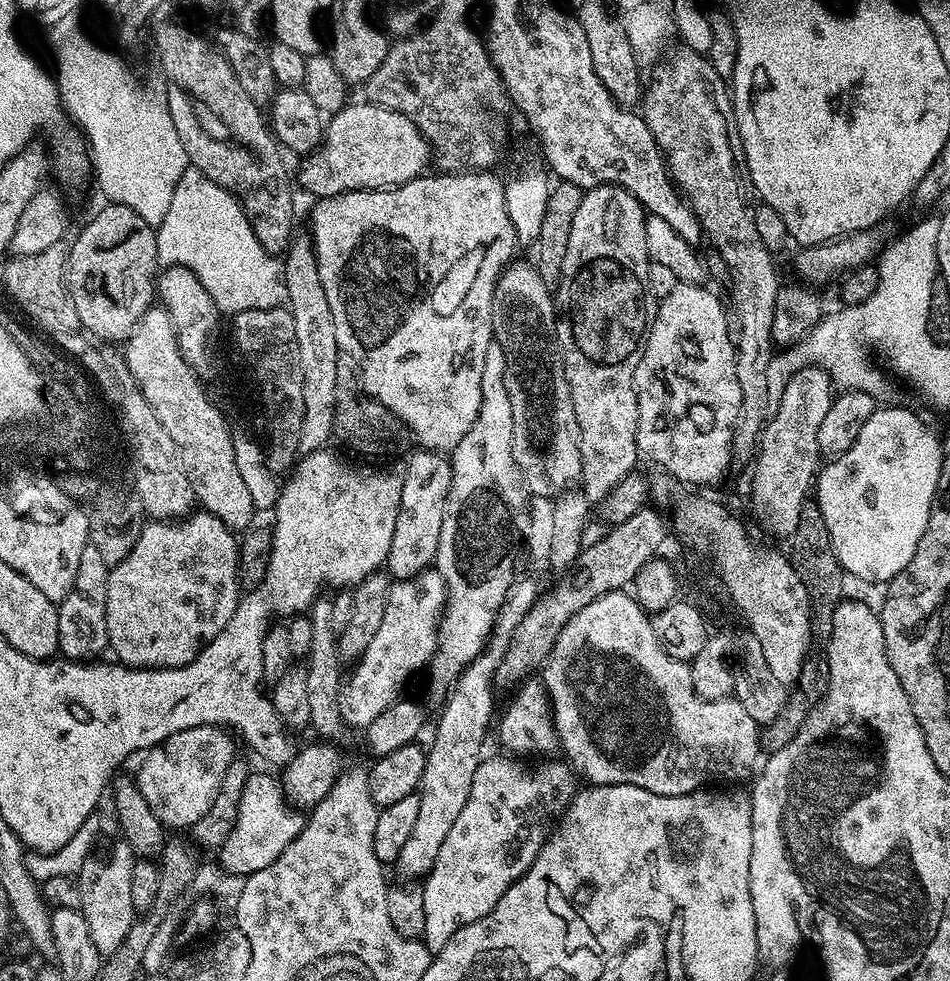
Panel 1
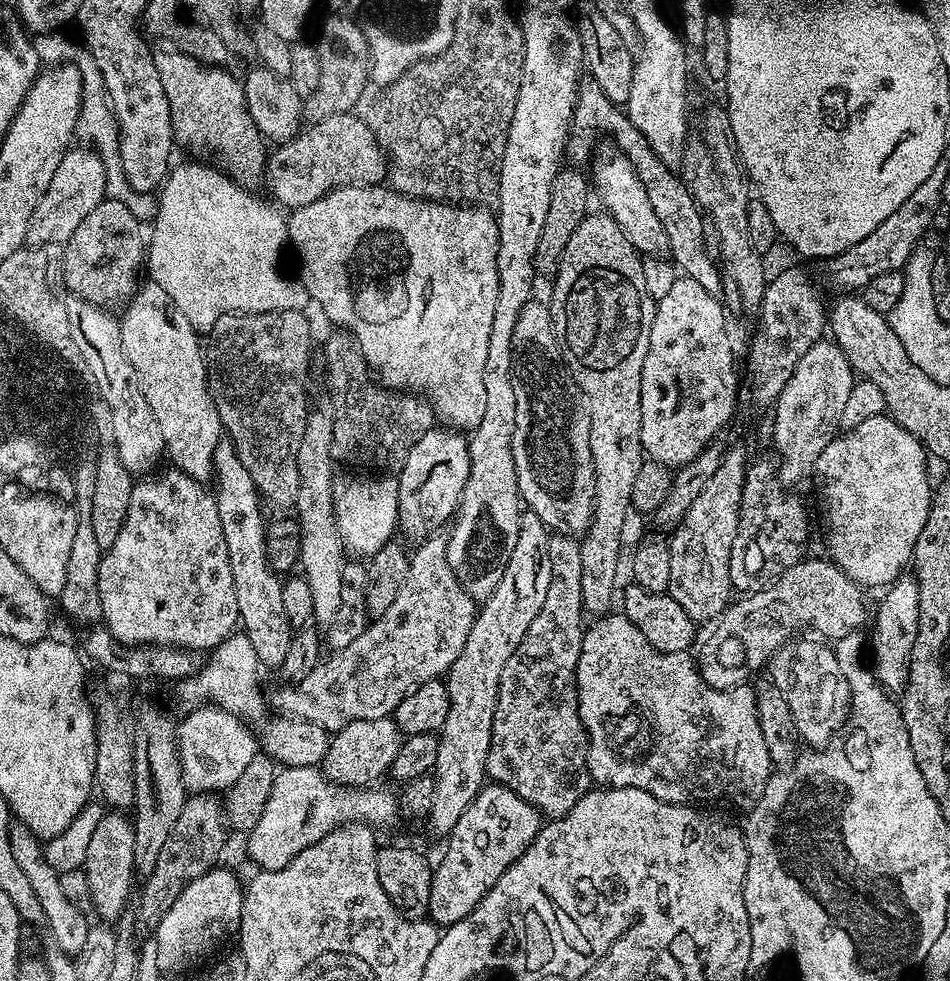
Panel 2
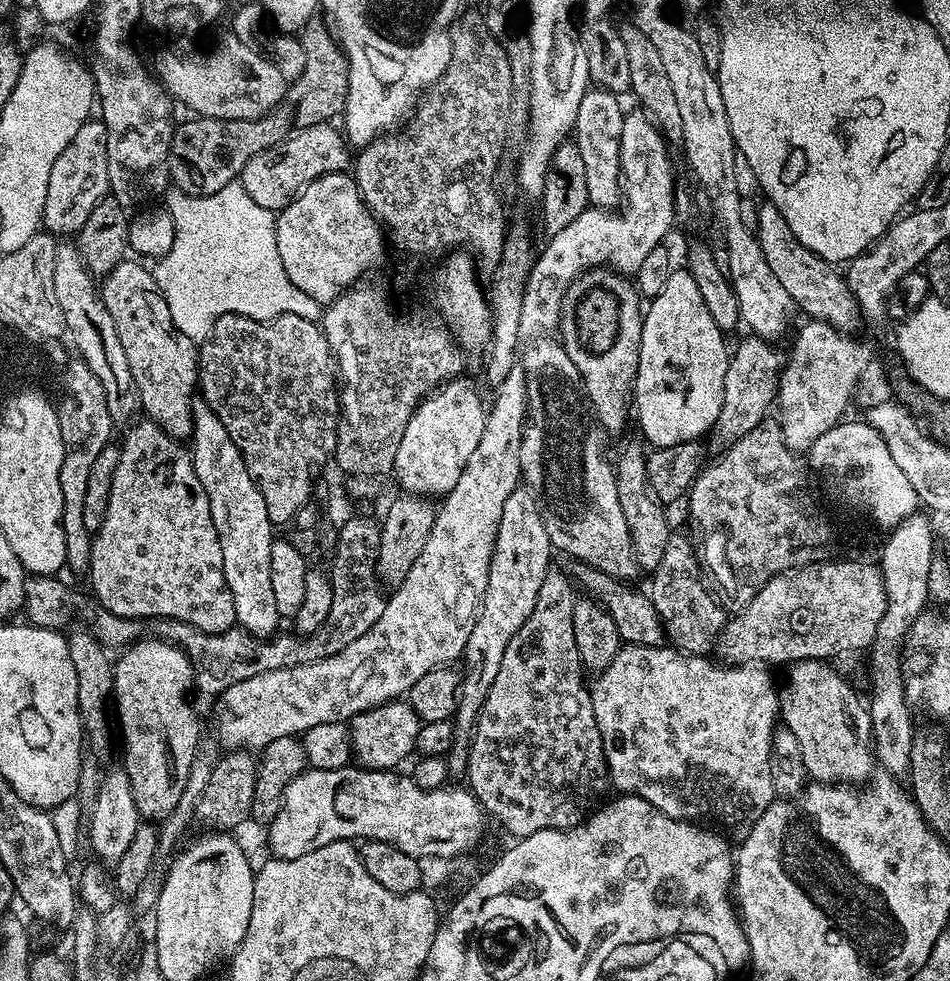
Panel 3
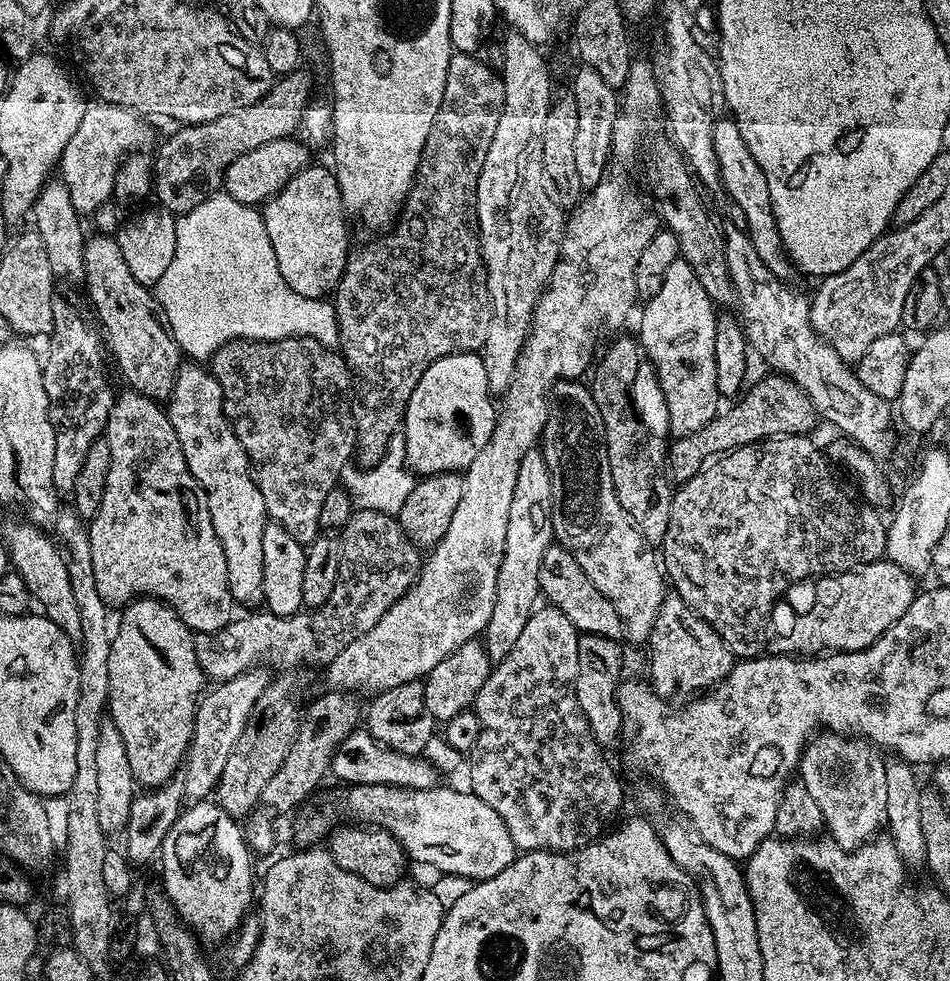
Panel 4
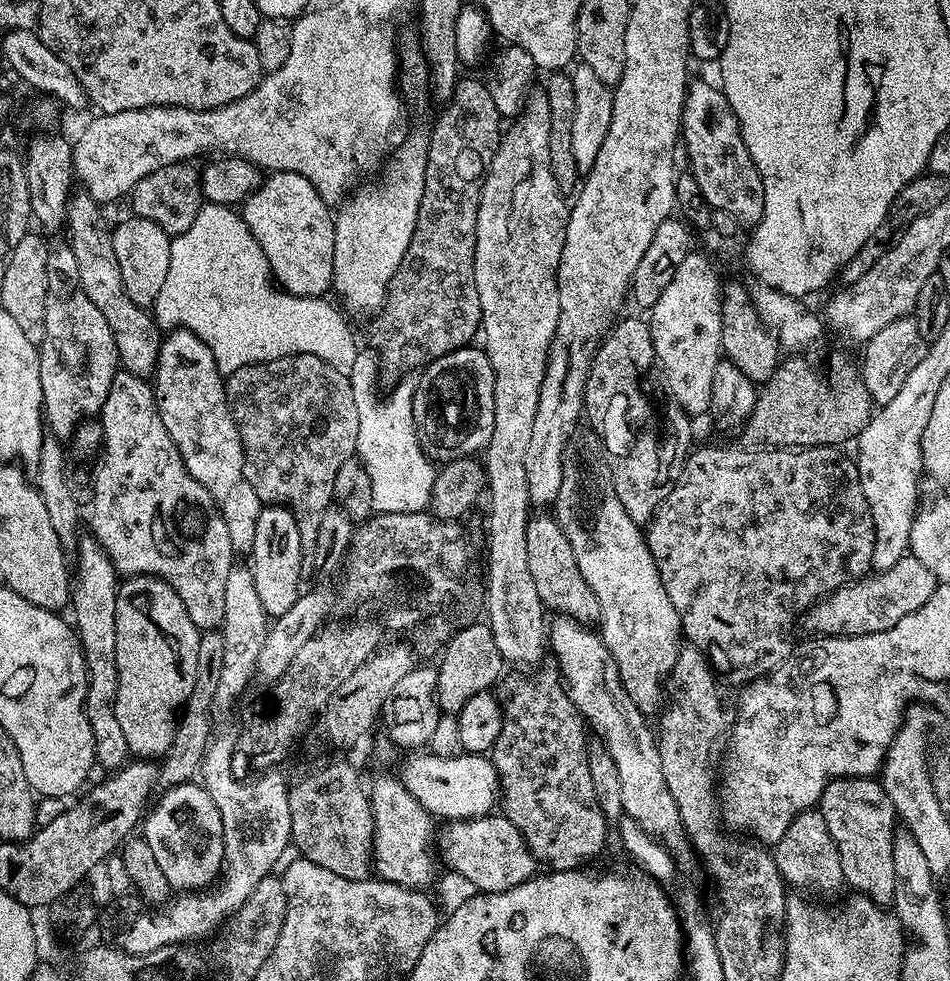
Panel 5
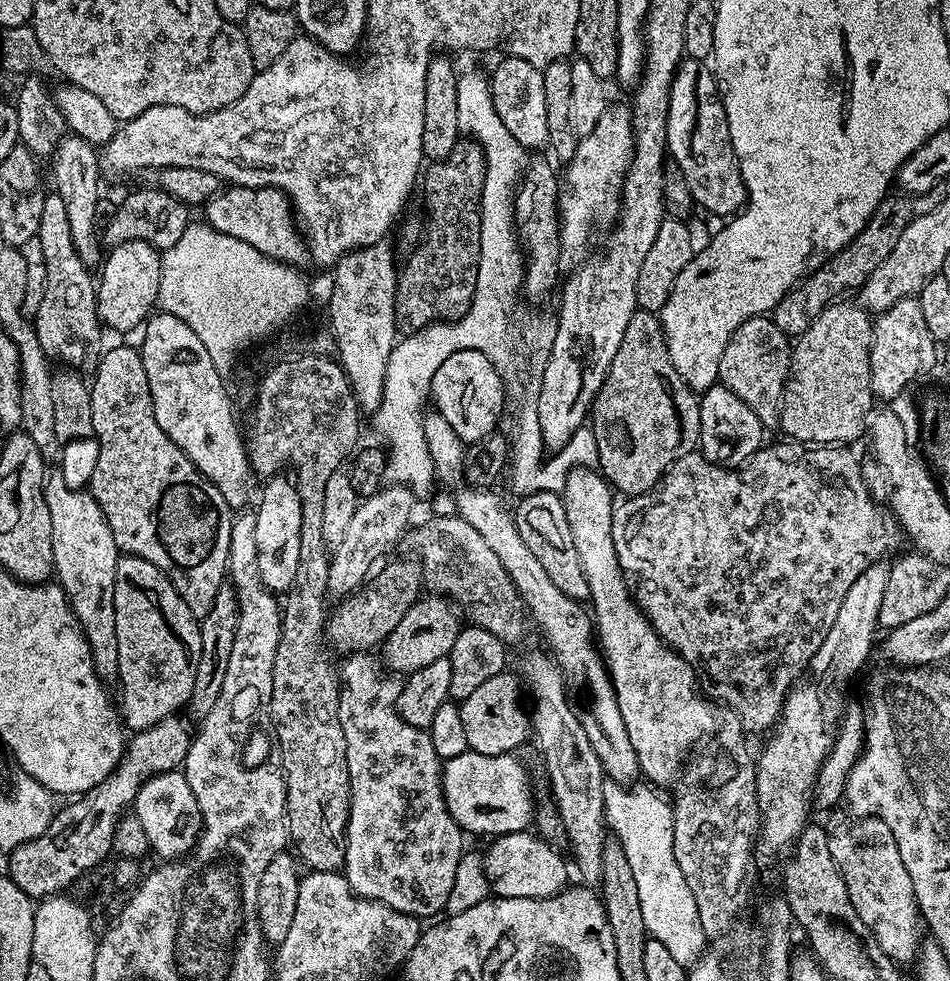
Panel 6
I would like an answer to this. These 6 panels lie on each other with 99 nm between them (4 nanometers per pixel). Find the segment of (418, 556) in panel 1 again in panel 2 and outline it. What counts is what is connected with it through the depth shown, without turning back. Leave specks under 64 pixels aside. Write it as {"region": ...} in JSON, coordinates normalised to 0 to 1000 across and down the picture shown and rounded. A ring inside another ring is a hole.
{"region":[[[457,434],[427,463],[427,471],[419,482],[419,524],[421,532],[419,535],[422,543],[434,549],[434,552],[441,552],[458,546],[464,541],[463,538],[473,533],[480,525],[480,517],[484,515],[486,499],[495,487],[495,463],[493,462],[492,443],[485,442],[480,438],[468,438],[466,435]]]}

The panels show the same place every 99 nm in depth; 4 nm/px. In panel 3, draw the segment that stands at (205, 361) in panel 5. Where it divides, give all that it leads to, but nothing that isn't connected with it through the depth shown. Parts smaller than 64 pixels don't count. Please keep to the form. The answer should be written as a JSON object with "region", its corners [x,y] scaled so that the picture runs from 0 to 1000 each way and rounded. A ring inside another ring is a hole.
{"region":[[[214,406],[202,410],[202,443],[200,445],[202,462],[202,478],[208,483],[208,491],[217,499],[221,508],[221,524],[225,528],[225,536],[229,540],[229,548],[234,557],[234,577],[238,585],[238,597],[242,597],[242,606],[246,610],[246,626],[248,636],[258,640],[264,648],[287,647],[297,629],[293,626],[293,617],[288,614],[288,600],[284,593],[284,557],[288,549],[288,535],[280,524],[280,512],[276,512],[276,504],[263,487],[263,479],[259,479],[259,471],[246,455],[246,446],[238,442],[238,434],[234,434],[234,426],[229,426],[226,416],[222,416]]]}

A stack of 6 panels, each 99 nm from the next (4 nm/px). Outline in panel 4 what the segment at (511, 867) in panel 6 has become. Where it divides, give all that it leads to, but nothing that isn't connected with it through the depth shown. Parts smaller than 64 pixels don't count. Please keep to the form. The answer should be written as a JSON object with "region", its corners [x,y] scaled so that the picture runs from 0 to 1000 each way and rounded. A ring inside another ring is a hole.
{"region":[[[372,799],[357,804],[358,812],[354,820],[362,828],[372,828],[375,832],[383,832],[382,839],[387,842],[405,844],[425,864],[431,878],[452,881],[460,885],[460,890],[482,891],[491,896],[504,899],[520,895],[520,891],[528,891],[533,883],[543,877],[545,866],[537,854],[537,846],[533,846],[533,838],[507,813],[497,806],[483,807],[480,803],[416,803],[405,799]]]}

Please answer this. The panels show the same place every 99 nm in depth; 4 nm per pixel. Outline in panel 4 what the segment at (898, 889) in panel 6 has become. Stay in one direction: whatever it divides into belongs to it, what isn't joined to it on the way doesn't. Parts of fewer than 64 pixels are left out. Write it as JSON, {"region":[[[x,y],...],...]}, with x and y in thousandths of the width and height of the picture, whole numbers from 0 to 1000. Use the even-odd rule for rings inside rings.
{"region":[[[859,748],[846,760],[840,780],[841,798],[853,805],[857,818],[861,818],[861,826],[865,826],[866,843],[873,848],[875,856],[893,869],[900,869],[908,860],[915,859],[923,851],[922,848],[933,840],[933,775],[915,755],[898,752],[893,748]]]}

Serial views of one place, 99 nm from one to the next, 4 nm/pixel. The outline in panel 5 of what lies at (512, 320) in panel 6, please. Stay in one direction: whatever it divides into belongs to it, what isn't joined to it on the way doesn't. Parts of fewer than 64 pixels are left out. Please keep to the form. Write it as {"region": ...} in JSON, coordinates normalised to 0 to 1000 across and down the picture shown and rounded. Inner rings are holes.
{"region":[[[381,357],[377,365],[373,365],[373,377],[366,383],[373,398],[373,414],[377,414],[375,465],[389,485],[389,499],[394,503],[392,520],[396,524],[444,522],[454,515],[461,477],[455,466],[447,463],[438,441],[436,402],[439,388],[422,386],[425,388],[405,408],[399,408],[396,405],[396,375],[397,364],[391,358]]]}

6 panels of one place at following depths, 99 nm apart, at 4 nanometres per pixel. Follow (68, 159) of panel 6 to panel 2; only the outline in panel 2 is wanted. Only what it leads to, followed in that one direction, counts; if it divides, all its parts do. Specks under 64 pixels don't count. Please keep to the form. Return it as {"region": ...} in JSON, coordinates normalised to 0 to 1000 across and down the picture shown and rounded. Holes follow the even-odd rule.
{"region":[[[159,287],[144,293],[129,318],[131,322],[125,323],[128,357],[133,357],[133,365],[145,377],[149,402],[154,402],[154,411],[171,437],[176,468],[181,468],[180,472],[200,487],[222,490],[223,464],[234,448],[236,435],[219,397],[219,373],[212,344],[185,315],[179,300]]]}

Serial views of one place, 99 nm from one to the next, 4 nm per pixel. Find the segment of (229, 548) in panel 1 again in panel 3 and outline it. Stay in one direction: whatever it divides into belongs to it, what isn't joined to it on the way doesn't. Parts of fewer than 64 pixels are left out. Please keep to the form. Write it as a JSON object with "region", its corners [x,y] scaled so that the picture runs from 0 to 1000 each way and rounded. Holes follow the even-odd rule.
{"region":[[[144,427],[134,433],[133,439],[135,441],[132,442],[131,450],[125,450],[124,453],[126,466],[124,475],[118,484],[116,508],[112,516],[109,531],[97,548],[97,572],[93,575],[93,583],[95,588],[97,587],[97,599],[101,602],[100,611],[105,619],[116,622],[122,628],[129,628],[132,632],[147,634],[151,633],[151,628],[156,628],[155,630],[196,634],[214,644],[237,644],[239,640],[248,636],[246,610],[242,606],[242,597],[238,597],[238,585],[234,577],[234,557],[229,548],[229,540],[225,536],[225,528],[221,524],[221,508],[217,504],[213,491],[208,491],[208,483],[202,478],[202,462],[191,450],[175,442],[158,427]]]}

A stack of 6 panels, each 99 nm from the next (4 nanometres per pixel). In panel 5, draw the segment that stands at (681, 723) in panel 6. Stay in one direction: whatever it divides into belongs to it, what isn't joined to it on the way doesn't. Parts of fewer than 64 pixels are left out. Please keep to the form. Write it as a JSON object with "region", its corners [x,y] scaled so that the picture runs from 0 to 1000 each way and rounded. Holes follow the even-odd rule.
{"region":[[[611,438],[598,445],[592,459],[592,499],[587,499],[584,518],[583,529],[592,536],[592,544],[600,548],[600,561],[604,561],[604,569],[608,569],[608,581],[613,581],[613,589],[617,589],[621,601],[625,601],[629,610],[629,643],[649,677],[660,707],[663,707],[675,726],[694,727],[697,722],[697,698],[702,694],[718,660],[716,627],[701,606],[701,597],[686,562],[682,560],[675,535],[667,533],[663,524],[655,520],[655,512],[651,512],[651,504],[646,504],[646,491],[642,487],[640,470],[636,468],[631,440]]]}

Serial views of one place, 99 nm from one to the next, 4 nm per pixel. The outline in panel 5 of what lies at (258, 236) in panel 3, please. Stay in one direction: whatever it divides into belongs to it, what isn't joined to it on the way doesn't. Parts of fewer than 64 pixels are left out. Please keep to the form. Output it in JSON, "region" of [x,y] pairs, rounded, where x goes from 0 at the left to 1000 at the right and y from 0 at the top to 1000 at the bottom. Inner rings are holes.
{"region":[[[216,207],[208,214],[208,222],[200,226],[200,234],[180,244],[179,271],[175,287],[162,309],[162,325],[169,335],[195,334],[197,338],[204,339],[209,347],[217,349],[236,384],[239,385],[246,377],[255,377],[255,373],[275,371],[309,361],[331,361],[331,365],[339,365],[343,373],[352,373],[356,381],[366,384],[371,380],[373,365],[377,365],[381,355],[380,352],[375,352],[375,343],[366,335],[359,315],[353,309],[344,310],[344,305],[335,302],[306,302],[294,293],[286,283],[280,259],[276,259],[276,251],[272,251],[256,219],[247,211]]]}

